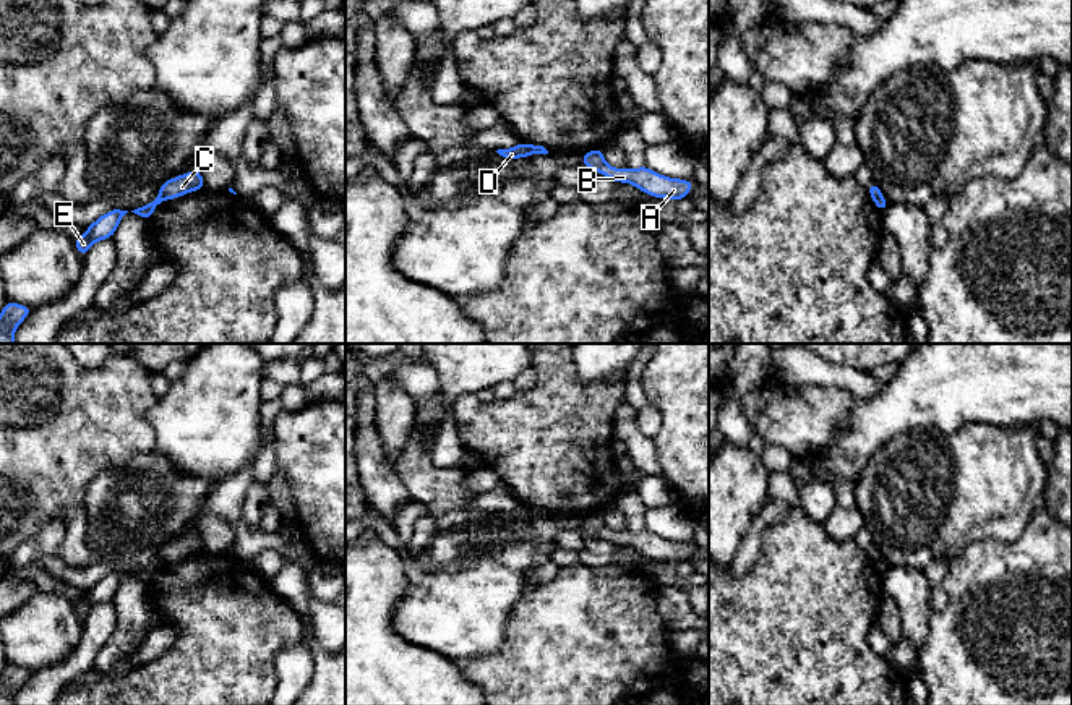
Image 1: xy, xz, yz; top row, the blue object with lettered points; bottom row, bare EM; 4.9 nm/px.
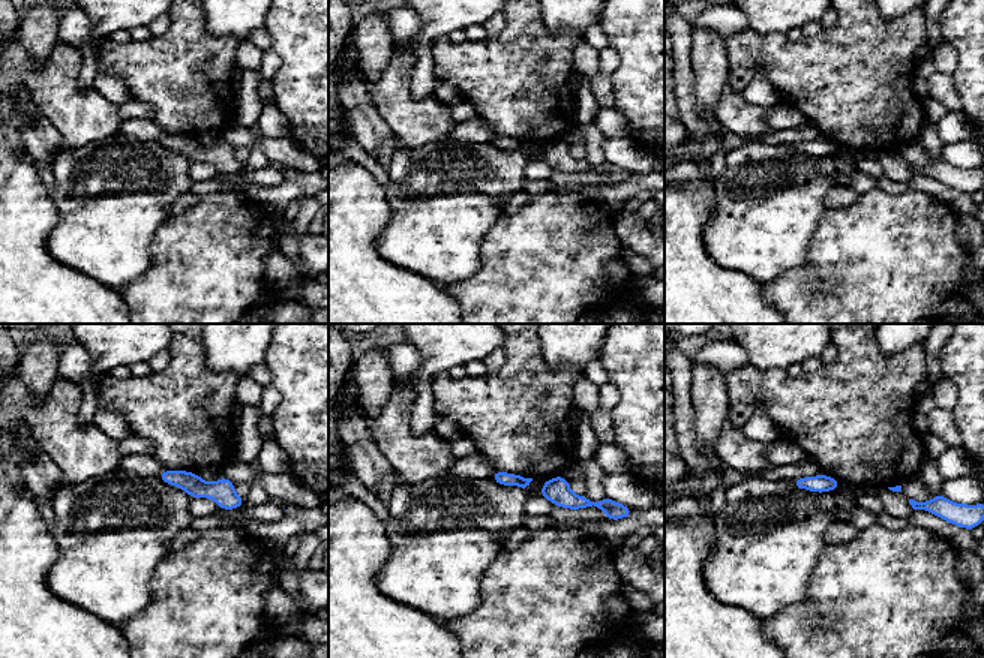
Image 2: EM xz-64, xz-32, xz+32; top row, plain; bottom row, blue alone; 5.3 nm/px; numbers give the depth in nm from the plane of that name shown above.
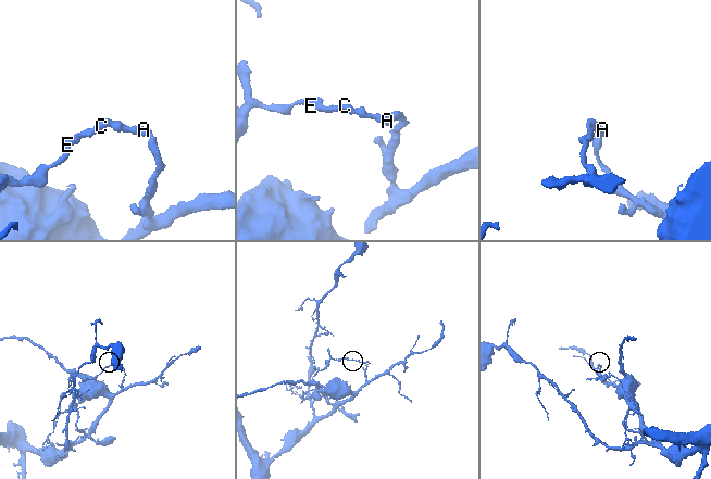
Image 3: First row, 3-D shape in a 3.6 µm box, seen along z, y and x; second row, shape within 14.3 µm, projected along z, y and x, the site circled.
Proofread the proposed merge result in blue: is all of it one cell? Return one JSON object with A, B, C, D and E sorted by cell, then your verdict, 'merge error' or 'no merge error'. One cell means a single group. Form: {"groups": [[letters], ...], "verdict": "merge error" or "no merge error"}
{"groups": [["A", "B", "C"], ["D", "E"]], "verdict": "merge error"}

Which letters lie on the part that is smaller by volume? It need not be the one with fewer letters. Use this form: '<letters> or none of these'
D, E

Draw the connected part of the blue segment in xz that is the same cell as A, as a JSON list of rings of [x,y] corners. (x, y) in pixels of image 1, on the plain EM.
[[[603,512],[584,515],[581,528],[585,528],[613,545],[631,546],[652,561],[680,564],[681,561],[689,559],[694,548],[694,543],[670,541],[650,533],[647,528],[642,528],[641,532],[615,532],[607,527]]]

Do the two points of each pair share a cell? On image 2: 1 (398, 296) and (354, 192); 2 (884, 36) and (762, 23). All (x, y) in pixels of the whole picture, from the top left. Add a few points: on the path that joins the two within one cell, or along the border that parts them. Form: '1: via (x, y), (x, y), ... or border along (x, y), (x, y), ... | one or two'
1: via (372, 270), (354, 252), (354, 218) | one
2: border along (750, 27), (759, 33), (783, 35) | two

